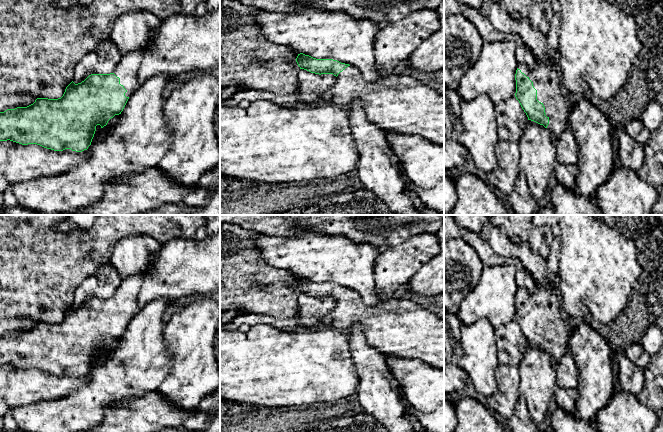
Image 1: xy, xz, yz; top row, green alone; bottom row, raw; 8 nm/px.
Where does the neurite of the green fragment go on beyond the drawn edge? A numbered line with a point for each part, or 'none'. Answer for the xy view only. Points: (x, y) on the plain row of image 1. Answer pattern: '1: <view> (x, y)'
1: xy (127, 293)

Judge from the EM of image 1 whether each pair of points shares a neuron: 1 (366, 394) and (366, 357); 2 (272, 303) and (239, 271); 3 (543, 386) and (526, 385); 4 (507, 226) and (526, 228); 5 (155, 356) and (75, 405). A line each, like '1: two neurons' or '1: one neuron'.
1: one neuron
2: one neuron
3: one neuron
4: one neuron
5: one neuron

